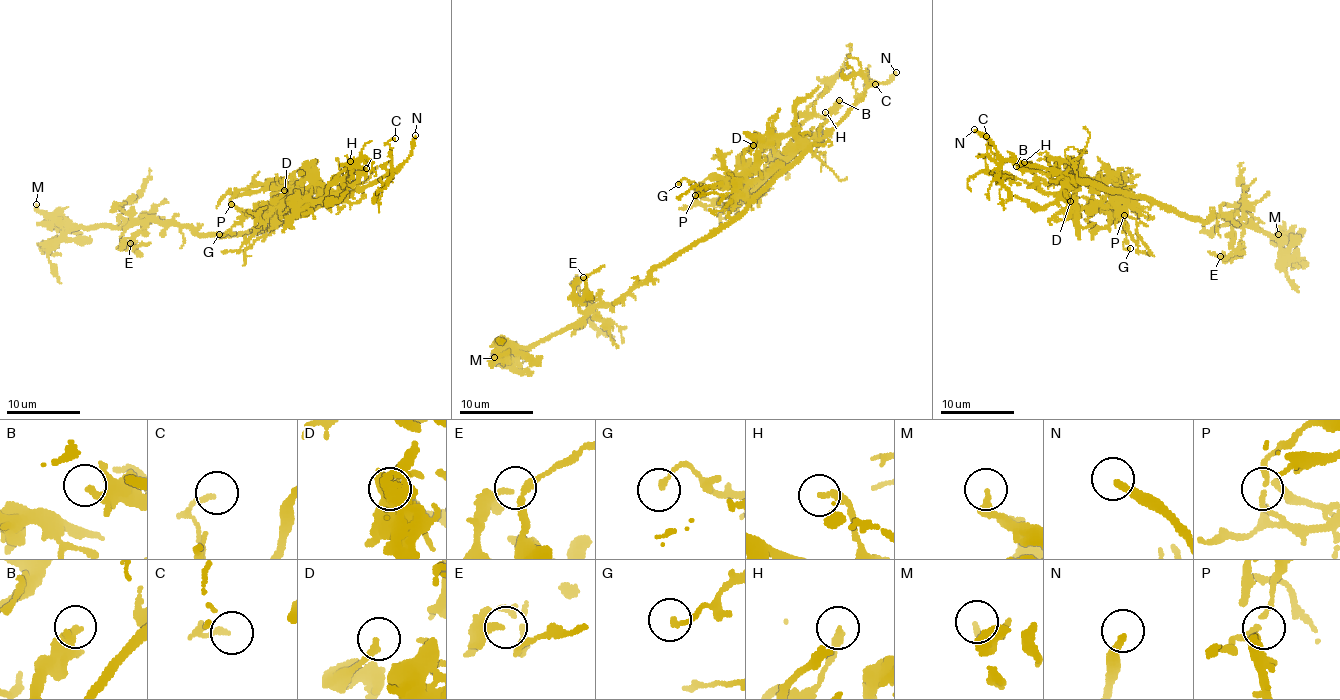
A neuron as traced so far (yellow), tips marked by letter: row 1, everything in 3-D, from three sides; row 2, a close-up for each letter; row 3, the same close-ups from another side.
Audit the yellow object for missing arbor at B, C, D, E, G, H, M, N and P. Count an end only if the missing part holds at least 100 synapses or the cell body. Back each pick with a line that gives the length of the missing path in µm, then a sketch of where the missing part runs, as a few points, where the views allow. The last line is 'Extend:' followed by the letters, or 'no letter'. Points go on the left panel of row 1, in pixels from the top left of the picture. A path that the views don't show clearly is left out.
N: missing 45 µm
Extend: N

